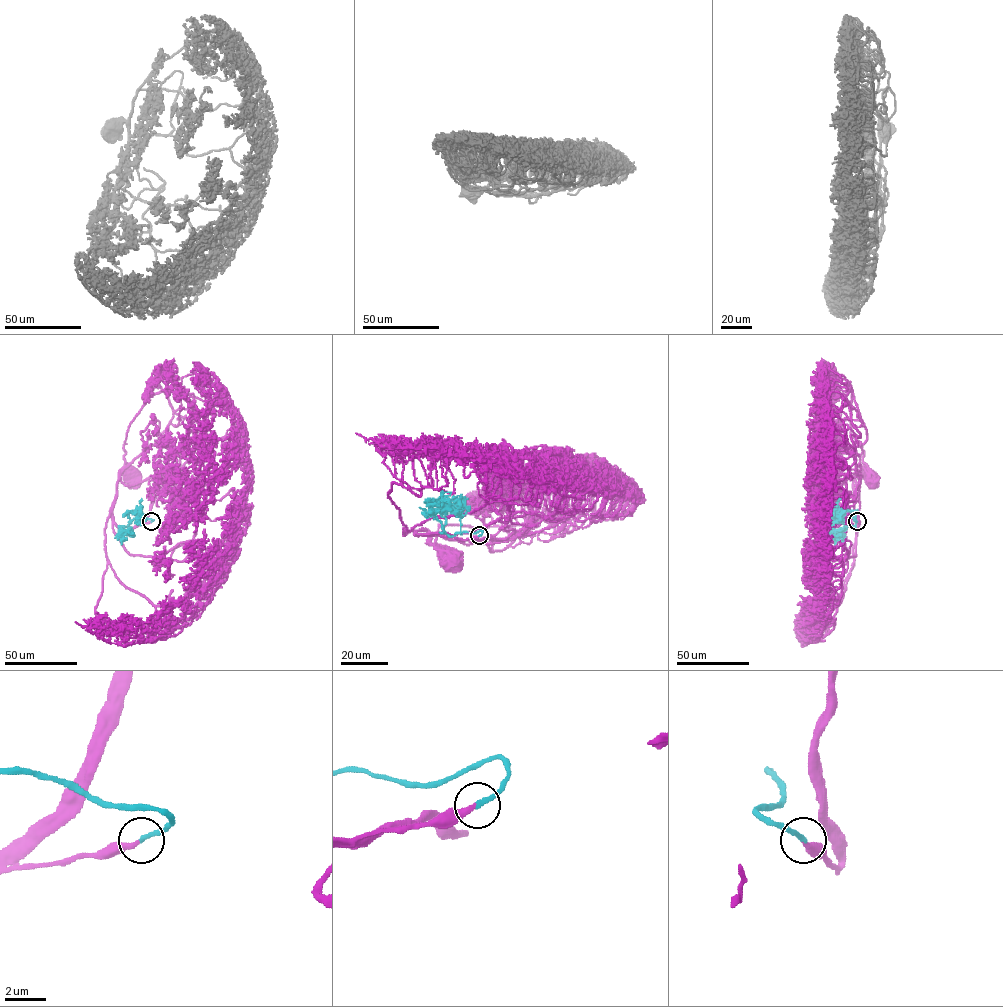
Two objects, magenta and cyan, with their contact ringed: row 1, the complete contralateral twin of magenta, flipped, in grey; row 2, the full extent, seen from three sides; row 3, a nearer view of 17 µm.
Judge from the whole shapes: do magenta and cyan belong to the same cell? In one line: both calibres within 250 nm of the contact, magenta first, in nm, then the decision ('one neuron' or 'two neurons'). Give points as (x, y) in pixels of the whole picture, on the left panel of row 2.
280 nm thick on the magenta side, 240 nm on the other; one neuron

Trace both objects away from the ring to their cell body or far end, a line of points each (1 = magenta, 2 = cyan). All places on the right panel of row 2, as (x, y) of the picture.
1: (857, 522), (856, 532), (853, 476), (858, 472), (869, 475)
2: (857, 521), (853, 519), (857, 510), (851, 512), (855, 528), (845, 526), (831, 532)

